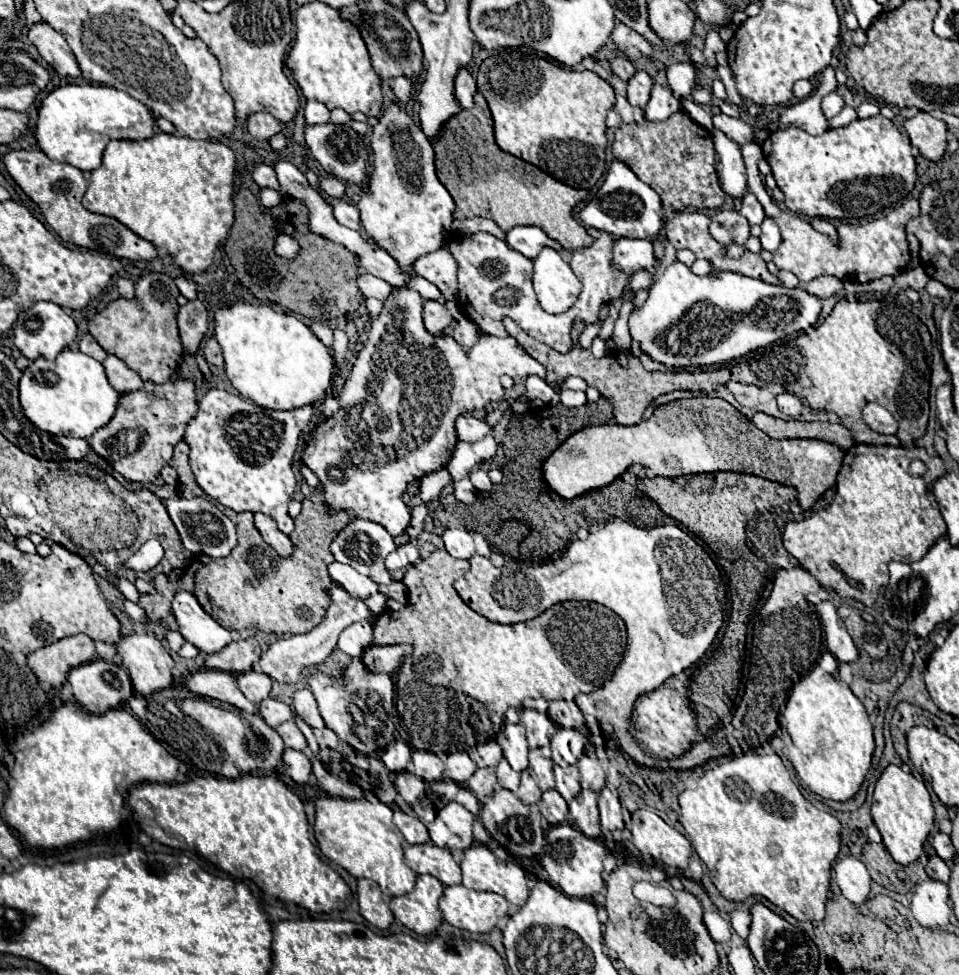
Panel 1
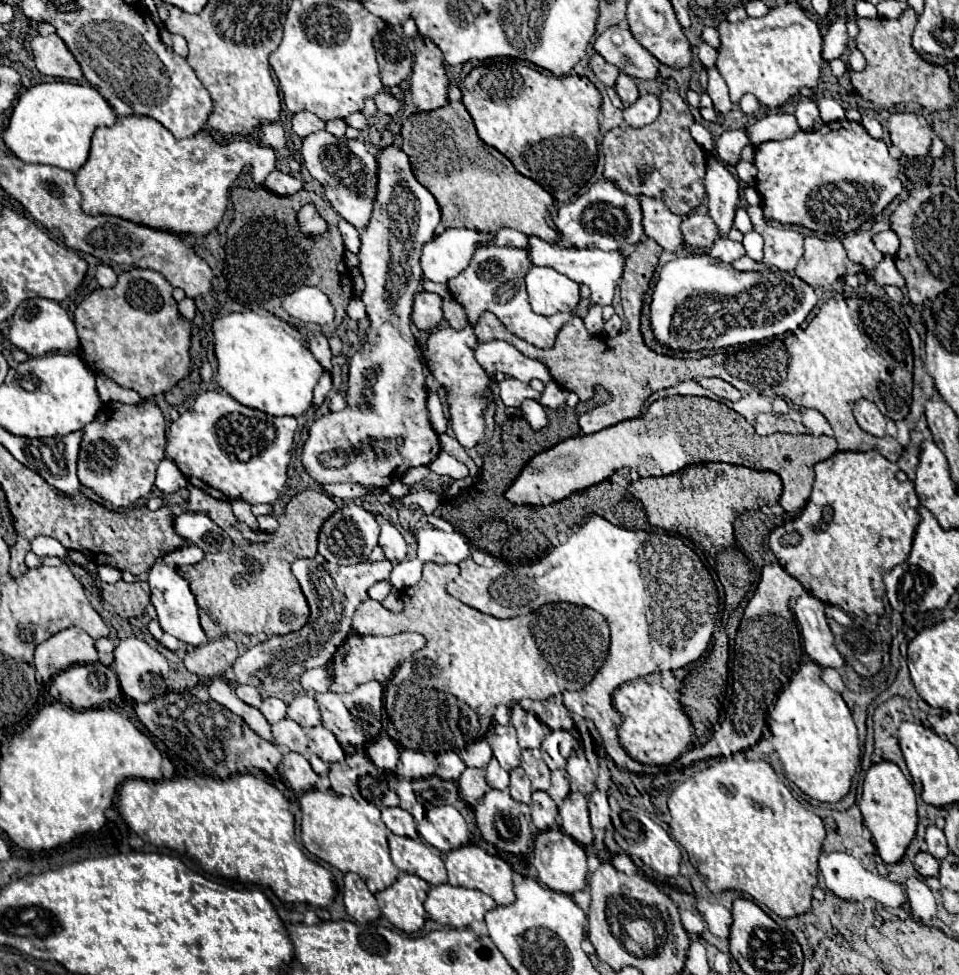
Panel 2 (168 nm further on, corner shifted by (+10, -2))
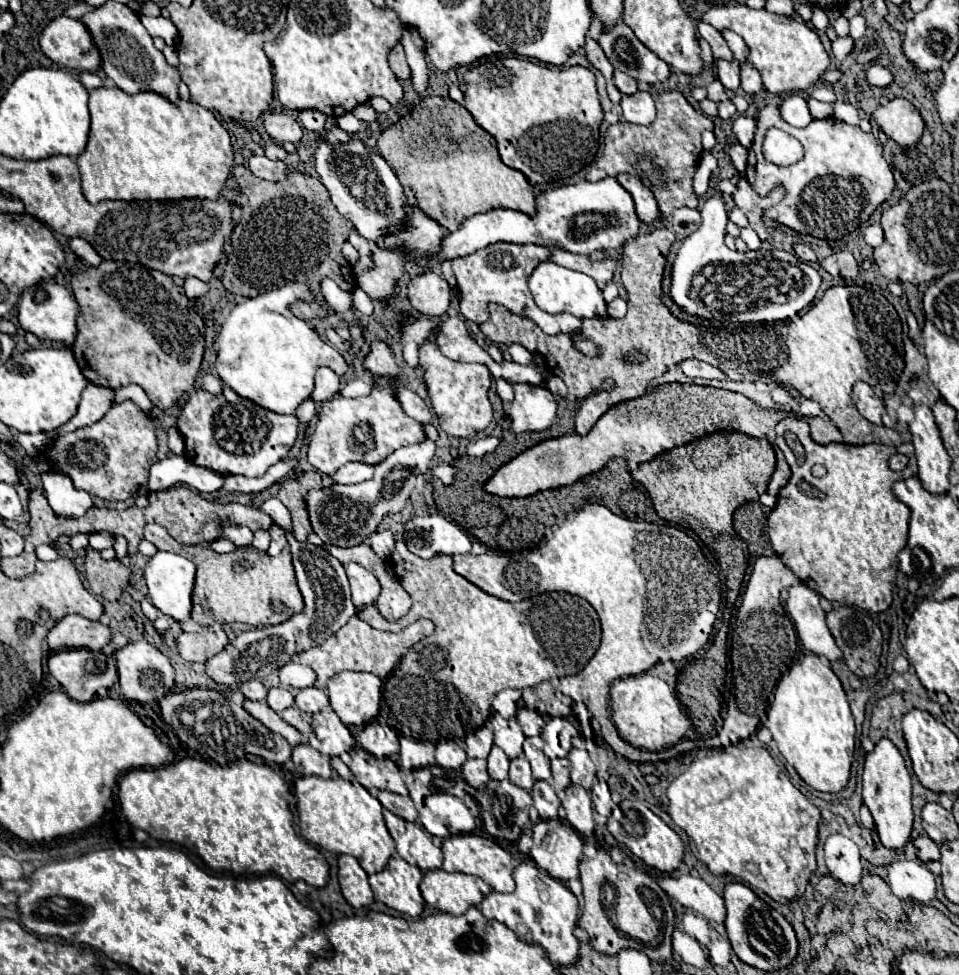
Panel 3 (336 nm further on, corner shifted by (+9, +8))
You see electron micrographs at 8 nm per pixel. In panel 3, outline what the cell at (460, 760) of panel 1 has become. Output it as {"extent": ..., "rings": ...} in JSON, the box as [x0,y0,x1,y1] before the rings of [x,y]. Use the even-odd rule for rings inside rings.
{"extent":[436,740,468,770],"rings":[[[452,740],[436,744],[436,764],[442,766],[442,768],[458,770],[464,764],[466,758],[468,758],[466,752]]]}

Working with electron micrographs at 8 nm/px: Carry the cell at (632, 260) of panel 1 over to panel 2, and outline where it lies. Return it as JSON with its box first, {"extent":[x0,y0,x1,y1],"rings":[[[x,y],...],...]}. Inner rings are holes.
{"extent":[529,238,625,306],"rings":[[[529,238],[531,240],[531,260],[535,266],[549,266],[561,274],[565,274],[567,278],[571,278],[577,284],[583,284],[591,290],[591,300],[595,304],[607,306],[613,302],[613,288],[617,286],[621,274],[623,274],[623,266],[625,266],[625,258],[621,252],[603,252],[603,250],[573,250],[573,248],[565,248],[565,246],[557,246],[557,244],[547,244],[539,238]]]}

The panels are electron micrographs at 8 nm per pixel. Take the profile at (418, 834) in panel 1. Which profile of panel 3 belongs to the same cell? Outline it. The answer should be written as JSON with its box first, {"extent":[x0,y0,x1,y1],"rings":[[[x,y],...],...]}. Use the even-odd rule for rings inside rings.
{"extent":[378,790,418,822],"rings":[[[382,790],[382,792],[378,792],[378,800],[392,814],[396,814],[396,816],[408,820],[408,822],[416,822],[418,820],[418,812],[414,808],[414,802],[408,796],[400,796],[400,794]]]}

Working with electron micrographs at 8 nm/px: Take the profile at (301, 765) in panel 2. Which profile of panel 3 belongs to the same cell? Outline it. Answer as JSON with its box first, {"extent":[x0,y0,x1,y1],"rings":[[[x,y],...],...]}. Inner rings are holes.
{"extent":[292,744,332,778],"rings":[[[298,744],[292,748],[292,762],[294,770],[302,776],[322,776],[332,778],[332,768],[328,758],[314,750],[310,744]]]}

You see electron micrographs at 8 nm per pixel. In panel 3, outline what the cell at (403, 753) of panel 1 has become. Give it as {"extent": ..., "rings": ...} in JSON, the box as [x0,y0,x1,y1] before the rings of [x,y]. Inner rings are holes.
{"extent":[360,722,398,758],"rings":[[[368,722],[360,732],[360,744],[364,750],[378,758],[390,758],[398,752],[398,736],[386,724]]]}

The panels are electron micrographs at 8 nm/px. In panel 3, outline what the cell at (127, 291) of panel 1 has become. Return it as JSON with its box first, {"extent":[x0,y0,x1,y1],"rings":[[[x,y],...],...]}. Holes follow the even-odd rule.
{"extent":[70,238,102,266],"rings":[[[72,238],[70,248],[72,248],[80,258],[84,258],[90,266],[98,266],[98,264],[102,264],[102,258],[98,256],[98,252],[94,252],[94,248],[92,248],[86,240],[82,240],[82,238]]]}

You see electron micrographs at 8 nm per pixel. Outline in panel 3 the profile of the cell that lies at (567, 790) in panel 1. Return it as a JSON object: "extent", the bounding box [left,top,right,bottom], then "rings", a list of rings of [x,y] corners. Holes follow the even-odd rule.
{"extent":[552,758,570,790],"rings":[[[554,758],[552,760],[552,785],[557,790],[564,790],[570,784],[570,762],[568,762],[568,758]]]}

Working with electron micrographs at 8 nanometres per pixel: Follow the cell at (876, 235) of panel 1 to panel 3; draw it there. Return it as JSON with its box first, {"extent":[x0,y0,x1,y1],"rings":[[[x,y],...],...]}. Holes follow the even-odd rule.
{"extent":[732,180,784,242],"rings":[[[740,180],[740,182],[738,182],[738,192],[734,192],[732,196],[734,196],[736,206],[742,208],[742,212],[748,216],[748,222],[750,222],[750,226],[758,232],[760,240],[766,242],[766,240],[770,238],[770,230],[768,230],[768,226],[764,224],[762,214],[764,214],[764,210],[766,210],[768,206],[772,206],[772,200],[780,200],[780,198],[784,196],[784,192],[782,192],[780,188],[776,188],[770,196],[760,198],[760,196],[752,190],[752,186],[750,186],[746,180]]]}

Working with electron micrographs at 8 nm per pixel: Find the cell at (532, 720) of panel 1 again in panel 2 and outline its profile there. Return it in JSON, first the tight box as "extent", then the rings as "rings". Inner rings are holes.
{"extent":[511,704,547,749],"rings":[[[515,704],[511,708],[511,724],[517,730],[519,746],[522,749],[540,748],[541,740],[545,738],[547,730],[533,712],[527,712],[519,704]]]}

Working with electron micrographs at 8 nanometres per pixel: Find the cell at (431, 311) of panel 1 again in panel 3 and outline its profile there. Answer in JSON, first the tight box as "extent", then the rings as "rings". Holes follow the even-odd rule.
{"extent":[408,272,450,316],"rings":[[[426,272],[408,284],[408,300],[412,308],[424,316],[444,316],[450,304],[450,286],[442,276]]]}

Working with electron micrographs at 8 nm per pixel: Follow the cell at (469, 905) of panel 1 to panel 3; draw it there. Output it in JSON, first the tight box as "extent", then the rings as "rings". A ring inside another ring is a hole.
{"extent":[420,870,492,916],"rings":[[[444,870],[426,872],[420,884],[420,892],[432,908],[454,916],[462,916],[468,908],[478,906],[490,890],[492,888],[478,876],[448,874]]]}

